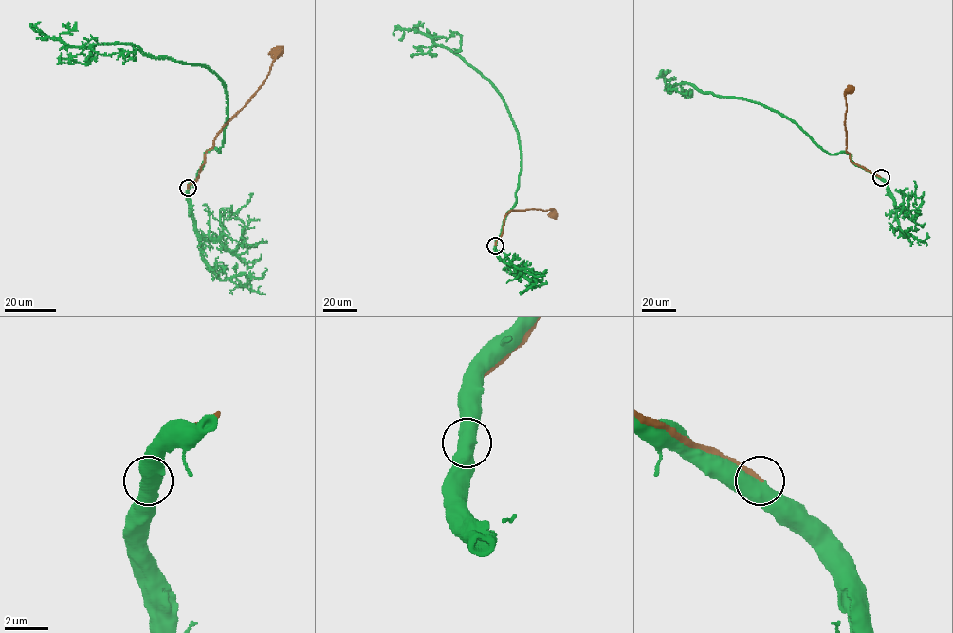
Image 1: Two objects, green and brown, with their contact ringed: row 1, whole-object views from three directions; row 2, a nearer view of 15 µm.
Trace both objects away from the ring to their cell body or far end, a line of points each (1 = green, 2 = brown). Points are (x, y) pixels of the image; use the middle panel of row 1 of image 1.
1: (495, 245), (516, 200), (519, 135), (499, 91), (432, 38), (457, 32), (461, 47), (453, 48)
2: (495, 245), (502, 233), (504, 217), (511, 210), (551, 209), (553, 214)

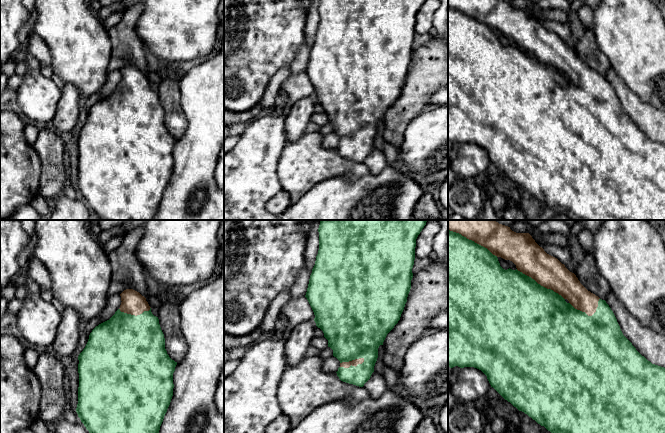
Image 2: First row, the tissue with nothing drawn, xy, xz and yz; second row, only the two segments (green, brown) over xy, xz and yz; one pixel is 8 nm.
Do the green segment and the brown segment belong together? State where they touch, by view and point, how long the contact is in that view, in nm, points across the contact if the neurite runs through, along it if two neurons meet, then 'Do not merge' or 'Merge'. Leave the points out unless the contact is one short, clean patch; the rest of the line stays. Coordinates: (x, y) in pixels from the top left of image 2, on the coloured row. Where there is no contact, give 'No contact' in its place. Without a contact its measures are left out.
Touches green at xz (353, 366). Shared border 220 nm. Merge

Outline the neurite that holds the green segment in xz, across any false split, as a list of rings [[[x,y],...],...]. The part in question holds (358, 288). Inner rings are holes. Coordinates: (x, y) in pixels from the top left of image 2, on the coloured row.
[[[320,220],[318,228],[319,250],[305,297],[314,312],[316,326],[323,331],[324,337],[328,340],[328,347],[333,350],[333,356],[340,361],[340,367],[336,373],[341,381],[363,387],[374,372],[374,366],[378,358],[378,348],[383,345],[387,334],[400,320],[407,302],[413,278],[412,268],[415,260],[416,239],[426,222],[426,220]]]

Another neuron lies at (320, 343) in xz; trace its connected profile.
[[[315,336],[311,341],[311,345],[317,348],[319,351],[322,351],[328,347],[328,340],[325,337]]]

